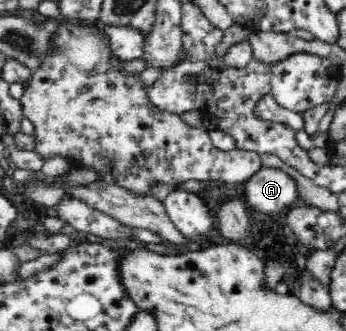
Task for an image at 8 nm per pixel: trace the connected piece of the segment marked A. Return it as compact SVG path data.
M261 167L245 184L245 195L250 210L279 213L291 207L298 197L295 180L278 167Z

